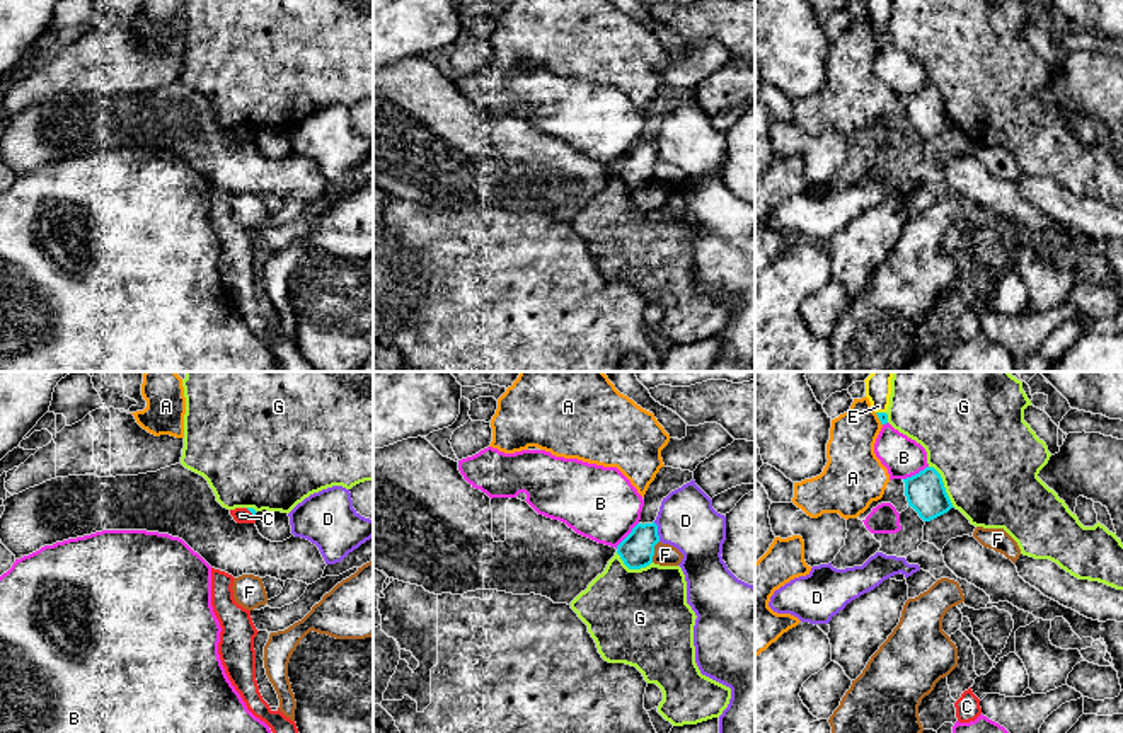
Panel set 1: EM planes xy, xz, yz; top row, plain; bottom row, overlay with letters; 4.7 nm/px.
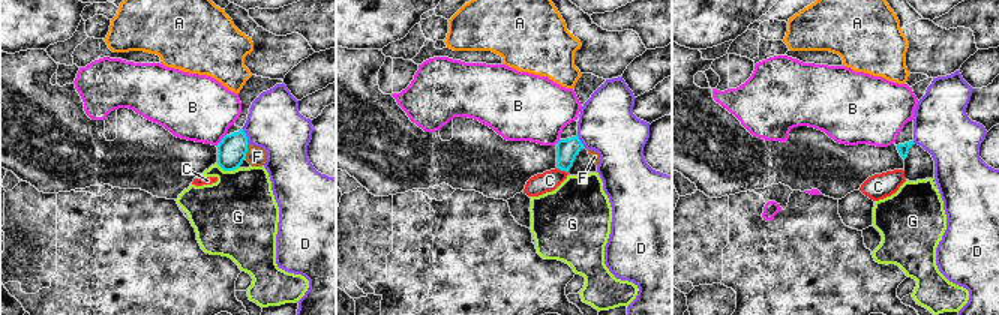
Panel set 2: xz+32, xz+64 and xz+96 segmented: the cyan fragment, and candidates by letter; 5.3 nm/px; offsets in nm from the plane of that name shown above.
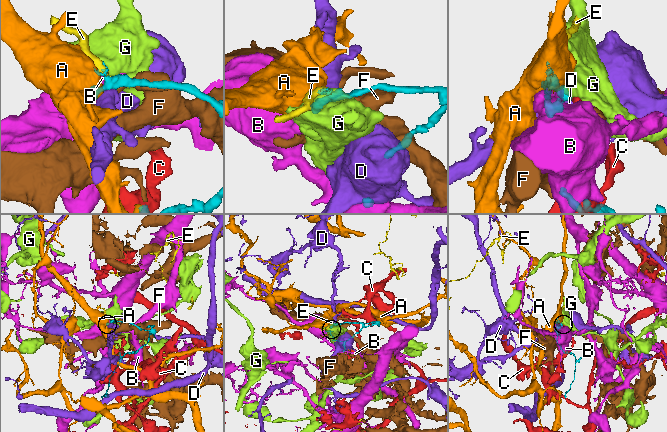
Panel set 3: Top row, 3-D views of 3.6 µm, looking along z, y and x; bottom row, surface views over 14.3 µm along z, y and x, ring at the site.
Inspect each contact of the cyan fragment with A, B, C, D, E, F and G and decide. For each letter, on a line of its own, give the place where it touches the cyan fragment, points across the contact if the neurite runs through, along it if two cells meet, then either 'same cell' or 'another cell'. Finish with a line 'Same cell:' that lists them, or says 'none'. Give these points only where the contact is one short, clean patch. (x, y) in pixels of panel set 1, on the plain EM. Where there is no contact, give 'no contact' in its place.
A: yz (880, 38) | along yz (875, 31), (881, 43) | another cell
B: xz (627, 154) | another cell
C: xy (251, 130) | along xy (246, 126), (254, 135) | another cell
D: xz (656, 150) | along xz (653, 140), (660, 159) | another cell
E: yz (881, 31) | across yz (883, 34), (881, 31), (878, 11) | same cell
F: xz (653, 169) | another cell
G: yz (943, 104) | another cell
Same cell: E

